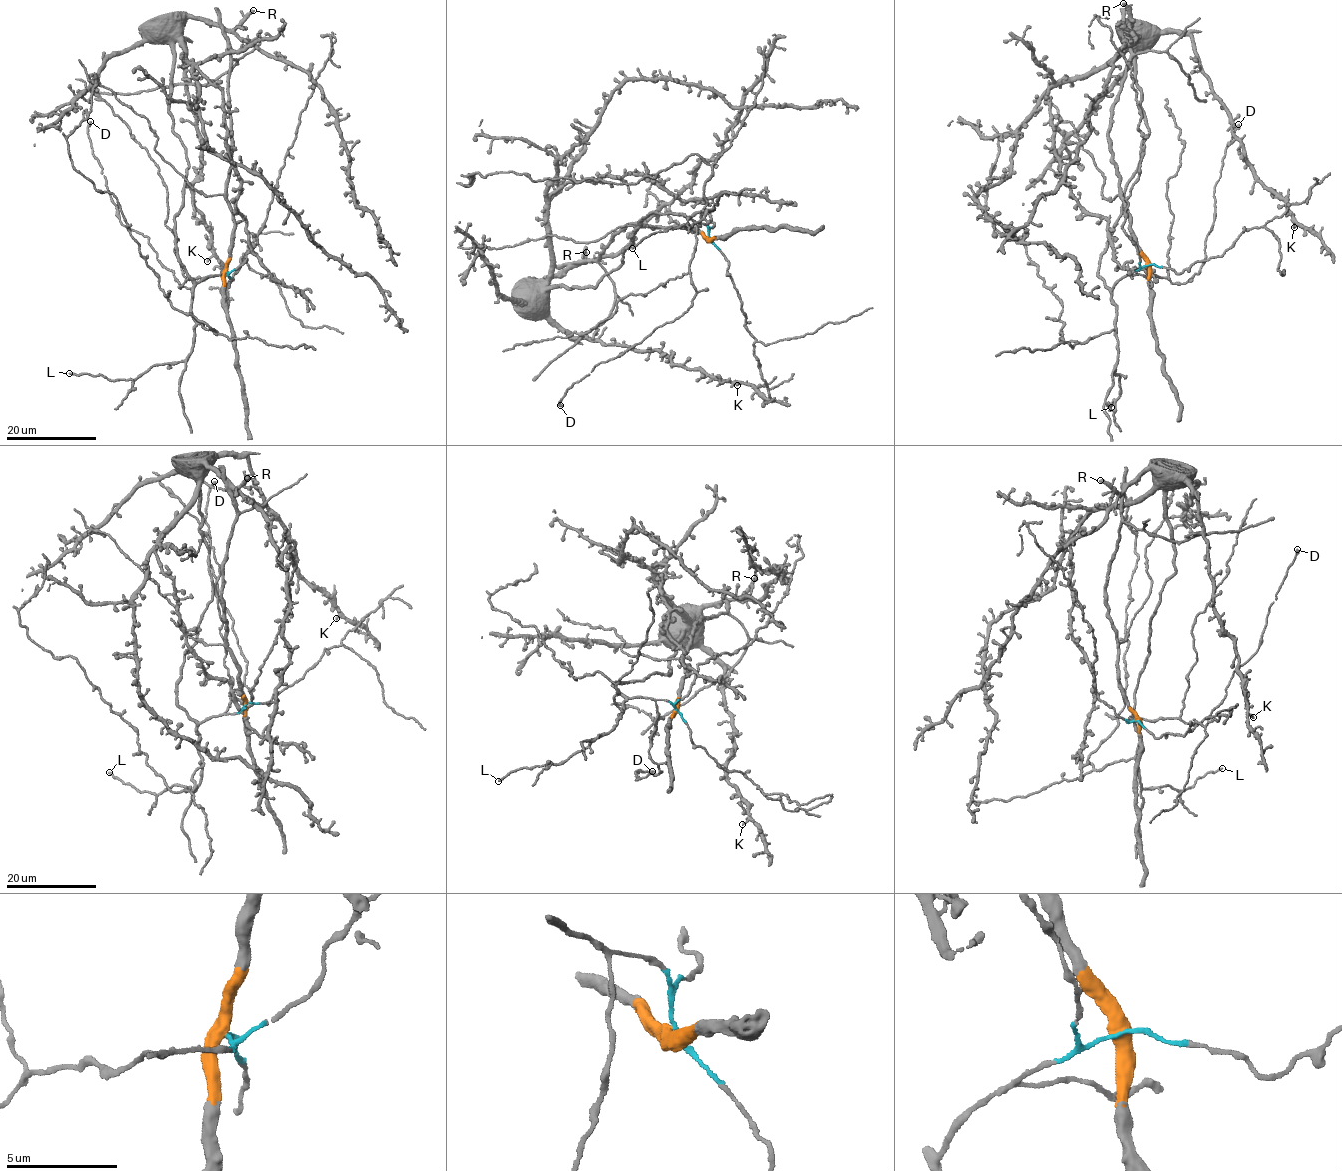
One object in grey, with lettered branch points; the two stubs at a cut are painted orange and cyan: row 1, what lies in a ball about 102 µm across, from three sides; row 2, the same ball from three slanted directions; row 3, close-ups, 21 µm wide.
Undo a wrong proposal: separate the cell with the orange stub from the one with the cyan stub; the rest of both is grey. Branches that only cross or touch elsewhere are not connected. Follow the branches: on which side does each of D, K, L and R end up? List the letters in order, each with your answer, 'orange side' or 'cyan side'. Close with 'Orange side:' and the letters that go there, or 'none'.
D: cyan side
K: cyan side
L: cyan side
R: cyan side
Orange side: none

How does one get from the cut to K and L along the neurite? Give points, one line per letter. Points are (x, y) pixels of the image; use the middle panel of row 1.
K: (708, 238), (705, 223), (652, 212), (596, 287), (564, 285), (544, 299), (574, 338), (656, 349), (737, 385)
L: (708, 238), (705, 223), (681, 214), (690, 217), (713, 208), (691, 227), (683, 224), (650, 234), (631, 248)

